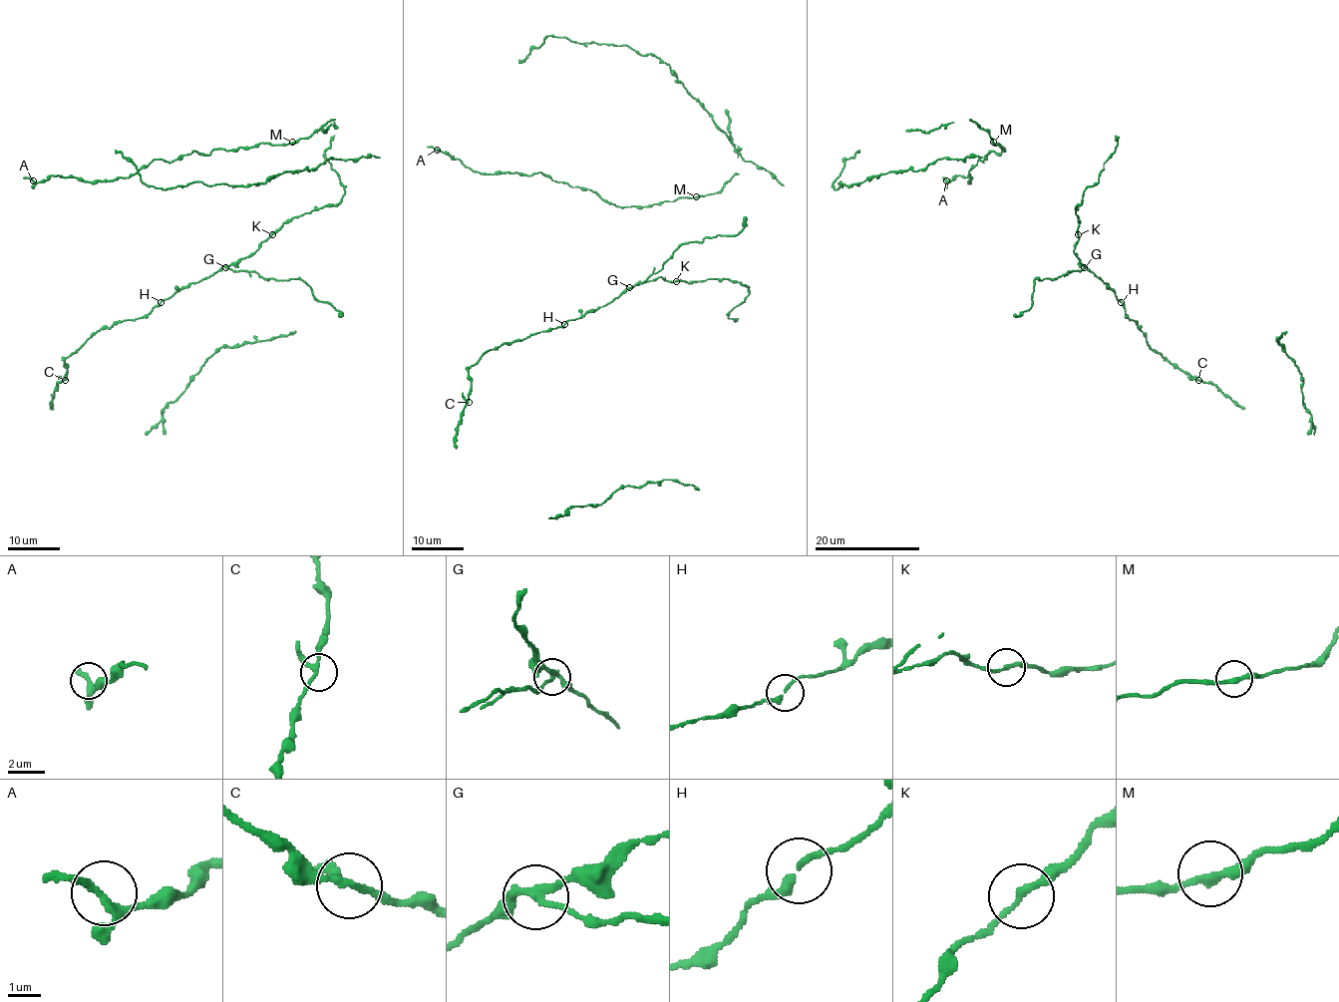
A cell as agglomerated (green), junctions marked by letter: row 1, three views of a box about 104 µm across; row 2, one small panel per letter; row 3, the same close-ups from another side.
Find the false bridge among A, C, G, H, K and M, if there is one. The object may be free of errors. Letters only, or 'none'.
G

